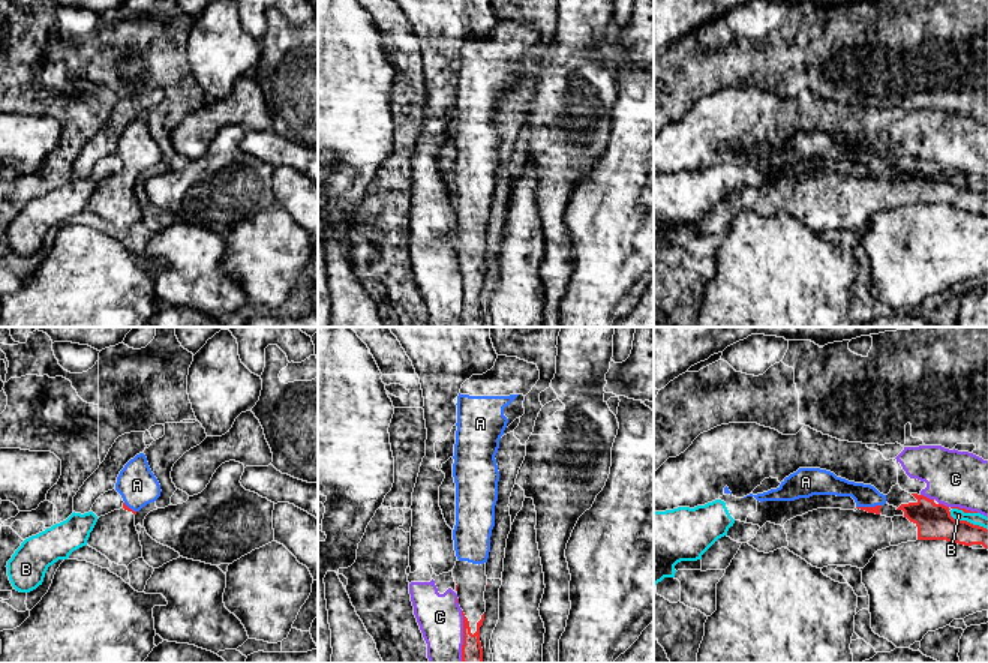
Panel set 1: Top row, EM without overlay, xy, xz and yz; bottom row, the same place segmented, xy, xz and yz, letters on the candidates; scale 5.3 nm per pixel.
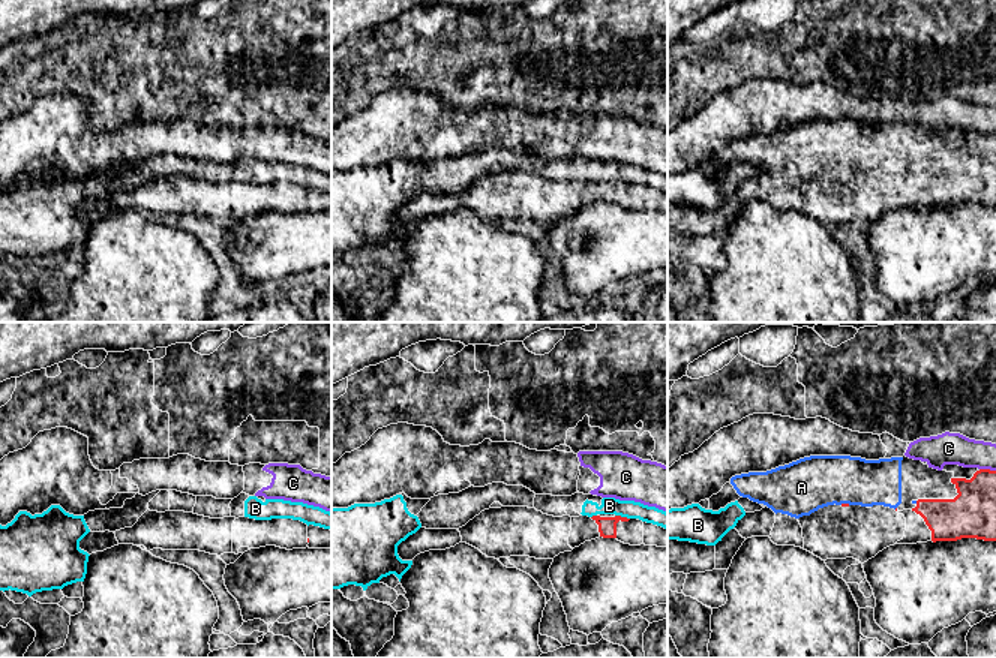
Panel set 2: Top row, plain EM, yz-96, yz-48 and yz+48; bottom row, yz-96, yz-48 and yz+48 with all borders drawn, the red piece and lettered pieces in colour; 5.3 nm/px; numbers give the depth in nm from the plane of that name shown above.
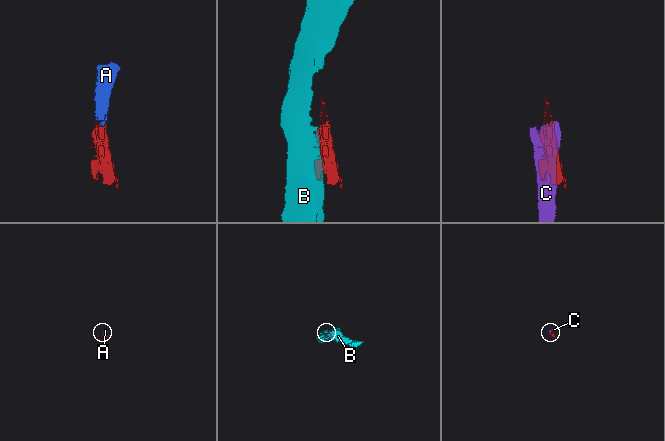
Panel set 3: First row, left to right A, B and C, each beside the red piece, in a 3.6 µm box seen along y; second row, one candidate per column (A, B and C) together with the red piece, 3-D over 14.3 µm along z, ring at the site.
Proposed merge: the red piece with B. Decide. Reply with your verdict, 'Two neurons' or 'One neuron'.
Two neurons

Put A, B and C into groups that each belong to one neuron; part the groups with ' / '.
A / B / C

